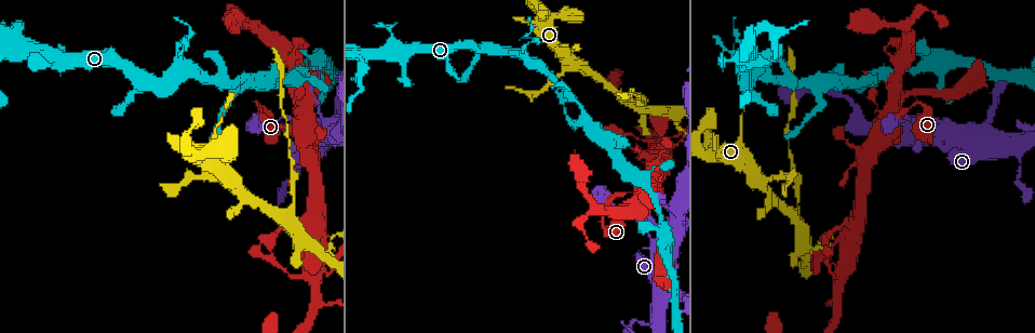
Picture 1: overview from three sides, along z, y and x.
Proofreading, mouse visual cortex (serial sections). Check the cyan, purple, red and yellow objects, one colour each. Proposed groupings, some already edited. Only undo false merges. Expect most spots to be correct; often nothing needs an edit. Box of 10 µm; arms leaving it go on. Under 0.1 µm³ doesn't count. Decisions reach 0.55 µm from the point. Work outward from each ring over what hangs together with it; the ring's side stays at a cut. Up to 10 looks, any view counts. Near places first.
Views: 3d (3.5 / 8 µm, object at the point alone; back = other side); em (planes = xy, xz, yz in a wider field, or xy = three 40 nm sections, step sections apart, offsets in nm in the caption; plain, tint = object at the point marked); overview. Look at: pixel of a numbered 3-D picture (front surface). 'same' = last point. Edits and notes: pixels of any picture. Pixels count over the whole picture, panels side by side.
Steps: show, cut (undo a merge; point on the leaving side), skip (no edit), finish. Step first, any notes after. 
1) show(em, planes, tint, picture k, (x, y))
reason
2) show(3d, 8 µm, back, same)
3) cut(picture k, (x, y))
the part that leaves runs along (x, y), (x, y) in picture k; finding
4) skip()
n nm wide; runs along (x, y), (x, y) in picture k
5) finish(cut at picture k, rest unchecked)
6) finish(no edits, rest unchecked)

show(3d, 3.5 µm, picture 1, (187, 69))
sharp bend

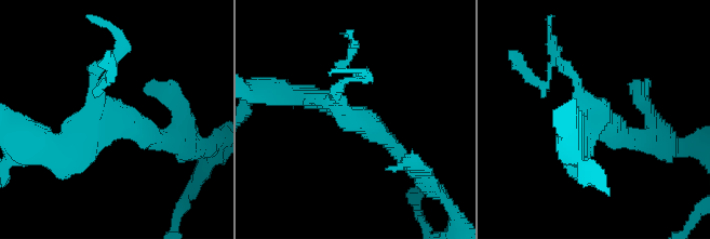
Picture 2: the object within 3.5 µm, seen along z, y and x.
show(em, xy, step 3, tint, picture 2, (356, 120))
arms of 250, 300 nm; shape alone is not enough

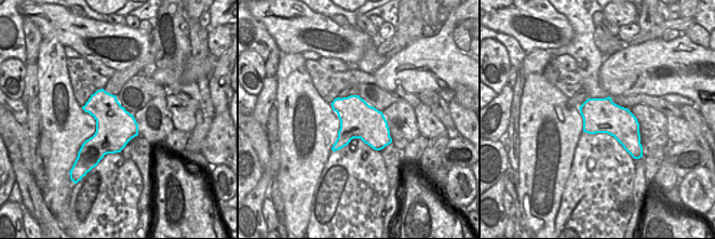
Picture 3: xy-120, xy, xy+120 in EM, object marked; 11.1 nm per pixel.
skip()
400 nm wide; runs along (298, 96), (364, 122), (404, 160) in picture 2; all the same cell

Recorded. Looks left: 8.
show(3d, 3.5 µm, picture 1, (291, 128))

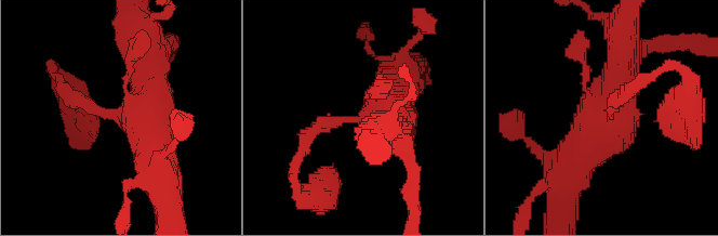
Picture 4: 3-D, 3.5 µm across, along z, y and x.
skip()
runs along (62, 88), (138, 125), (155, 161) in picture 4; one cell here

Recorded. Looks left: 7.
show(3d, 3.5 µm, picture 1, (284, 218))

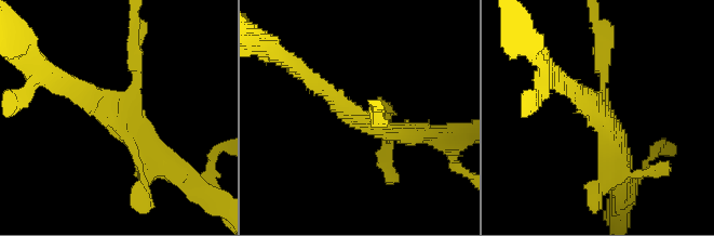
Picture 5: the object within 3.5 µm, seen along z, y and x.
show(em, xy, step 5, tint, picture 5, (115, 114))

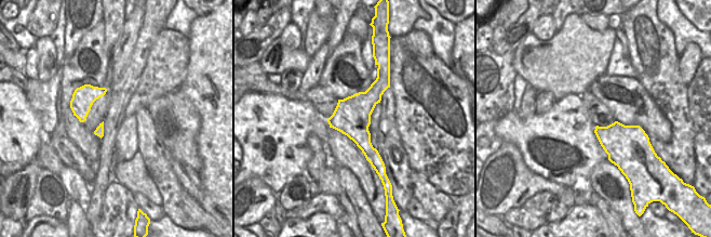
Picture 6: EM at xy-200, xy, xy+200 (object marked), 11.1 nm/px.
cut(picture 5, (602, 48))
3 arms; arms of 150, 200, 300 nm; the part that leaves runs along (604, 86), (602, 26), (598, 23) in picture 5; two cells meet here

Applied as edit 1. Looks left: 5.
show(overview)

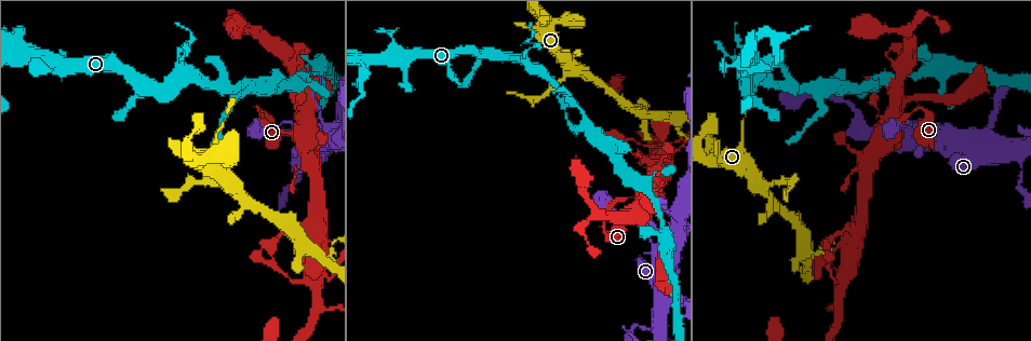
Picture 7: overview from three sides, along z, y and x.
show(3d, 8 µm, picture 7, (849, 276))
side arm on a straight run

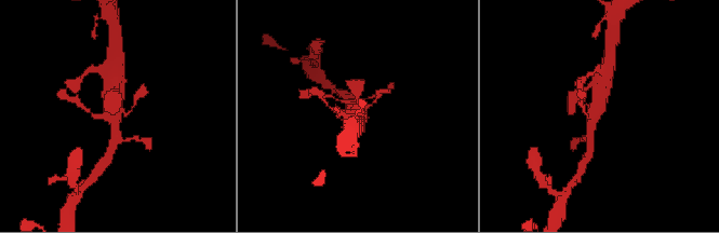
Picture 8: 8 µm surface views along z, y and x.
show(em, xy, step 3, tint, same)

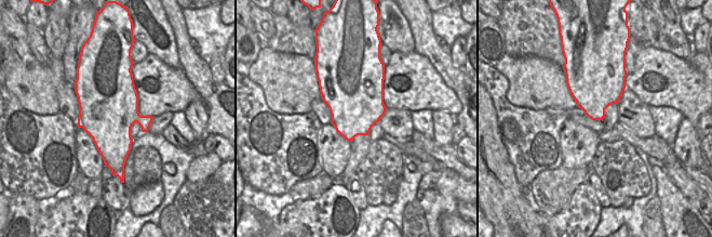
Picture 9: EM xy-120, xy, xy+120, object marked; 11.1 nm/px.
skip()
runs along (357, 114), (378, 93) in picture 8; one cell here

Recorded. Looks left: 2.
finish(cut at picture 5, rest unchecked)

